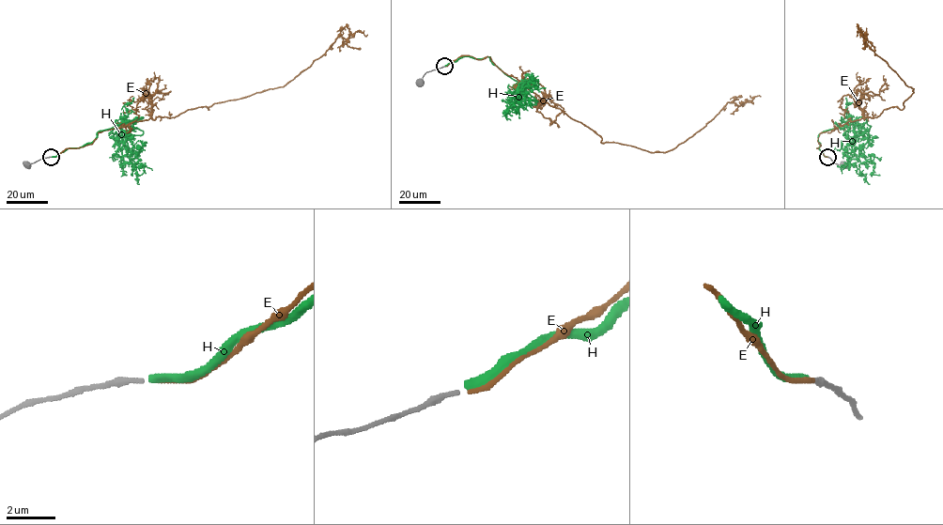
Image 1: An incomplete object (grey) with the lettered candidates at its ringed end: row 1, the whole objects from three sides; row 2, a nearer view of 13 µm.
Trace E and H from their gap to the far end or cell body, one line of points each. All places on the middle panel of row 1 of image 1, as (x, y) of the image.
E: (445, 66), (464, 55), (488, 56), (601, 142), (650, 152), (673, 149), (727, 102), (760, 96)
H: (444, 66), (489, 56), (535, 100), (529, 105), (525, 100), (535, 102), (517, 91), (533, 108)

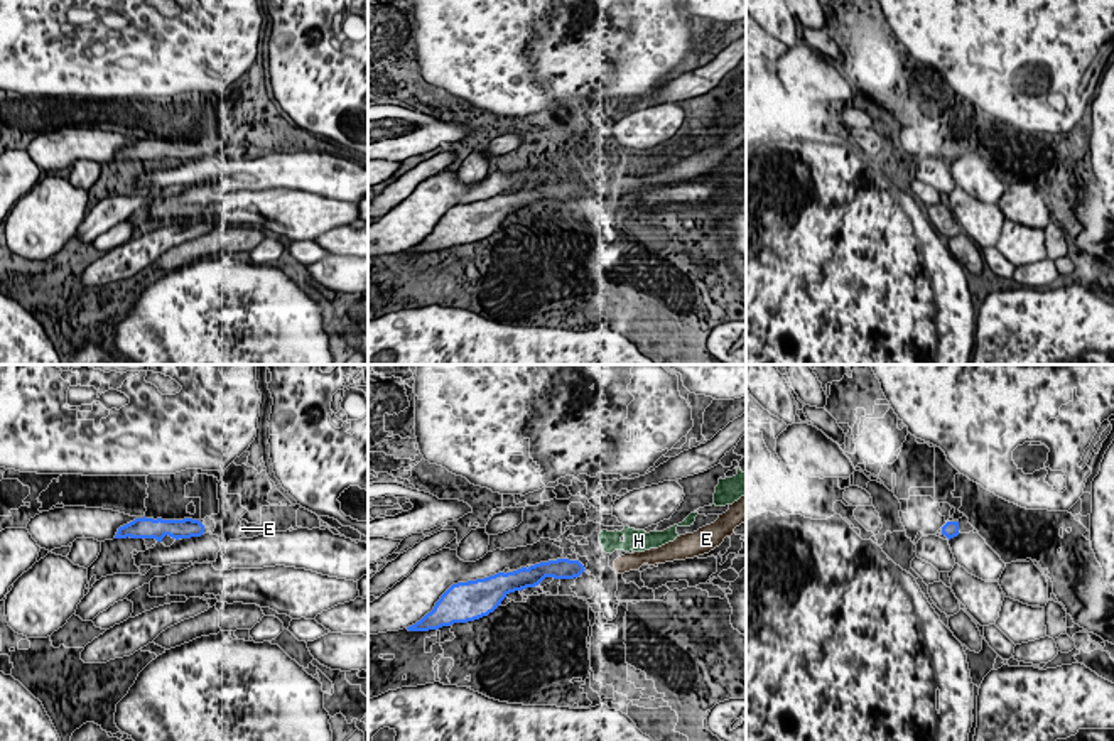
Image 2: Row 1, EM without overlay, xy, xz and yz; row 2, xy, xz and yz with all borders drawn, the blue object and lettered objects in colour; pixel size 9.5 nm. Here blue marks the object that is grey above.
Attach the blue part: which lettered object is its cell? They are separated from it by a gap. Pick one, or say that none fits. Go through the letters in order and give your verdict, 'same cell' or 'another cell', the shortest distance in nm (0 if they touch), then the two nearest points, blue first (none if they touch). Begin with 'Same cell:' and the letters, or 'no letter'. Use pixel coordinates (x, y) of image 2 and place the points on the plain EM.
Same cell: E
E: same cell; 280 nm apart; from blue across xz (584, 191), (615, 191)
H: another cell; 260 nm apart; from blue across xz (583, 188), (605, 173)

